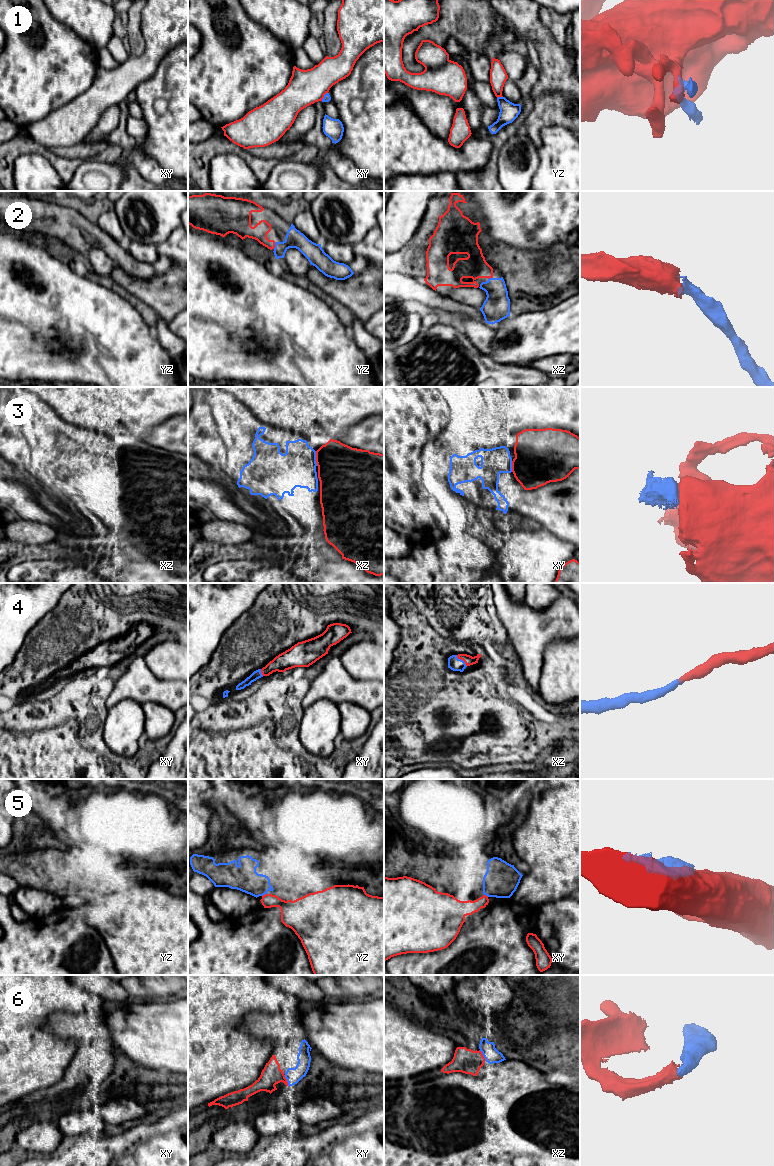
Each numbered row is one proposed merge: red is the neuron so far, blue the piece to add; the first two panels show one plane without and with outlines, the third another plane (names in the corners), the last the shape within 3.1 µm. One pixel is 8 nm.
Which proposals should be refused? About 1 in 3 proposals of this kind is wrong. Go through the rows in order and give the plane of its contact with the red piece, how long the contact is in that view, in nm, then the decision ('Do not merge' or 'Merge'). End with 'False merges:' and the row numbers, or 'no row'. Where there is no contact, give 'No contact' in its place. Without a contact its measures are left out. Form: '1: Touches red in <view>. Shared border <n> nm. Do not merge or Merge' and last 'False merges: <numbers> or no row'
1: Touches red in yz. Shared border 50 nm. Do not merge
2: Touches red in yz. Shared border 60 nm. Merge
3: Touches red in xz. Shared border 120 nm. Merge
4: Touches red in xz. Shared border 130 nm. Merge
5: Touches red in yz. Shared border 50 nm. Do not merge
6: Touches red in xy. Shared border 90 nm. Merge
False merges: 1, 5

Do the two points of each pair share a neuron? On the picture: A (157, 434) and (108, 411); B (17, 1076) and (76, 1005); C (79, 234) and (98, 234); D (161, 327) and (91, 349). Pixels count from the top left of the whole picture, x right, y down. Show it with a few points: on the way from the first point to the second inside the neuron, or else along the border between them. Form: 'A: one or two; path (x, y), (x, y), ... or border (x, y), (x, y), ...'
A: two; border (171, 418), (149, 429)
B: one; path (17, 1052), (17, 1038), (52, 1005)
C: one; path (84, 234), (93, 234)
D: two; border (152, 332), (167, 351)

